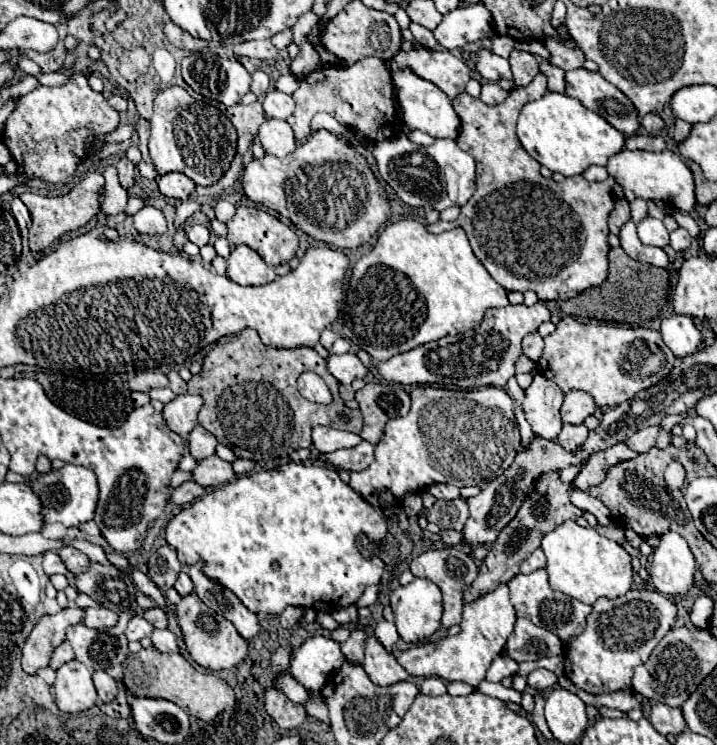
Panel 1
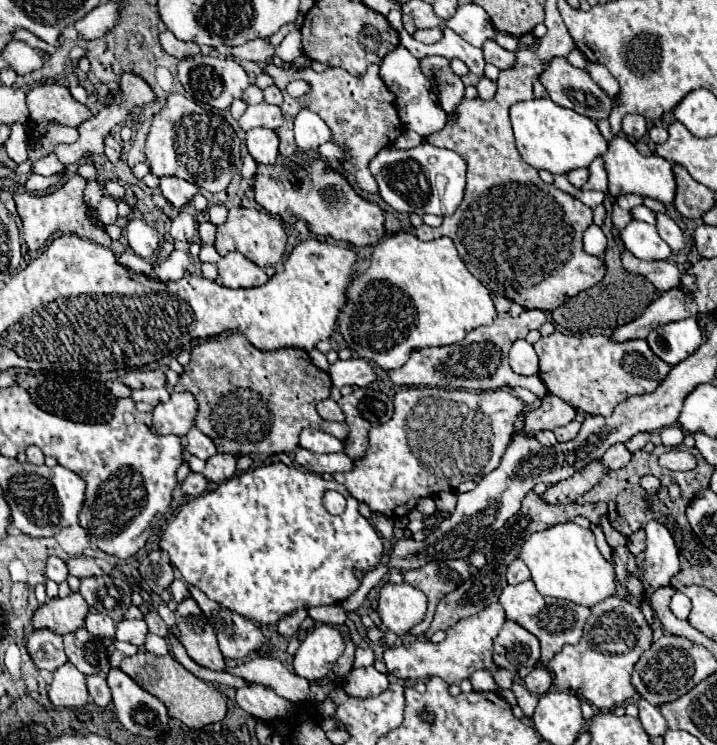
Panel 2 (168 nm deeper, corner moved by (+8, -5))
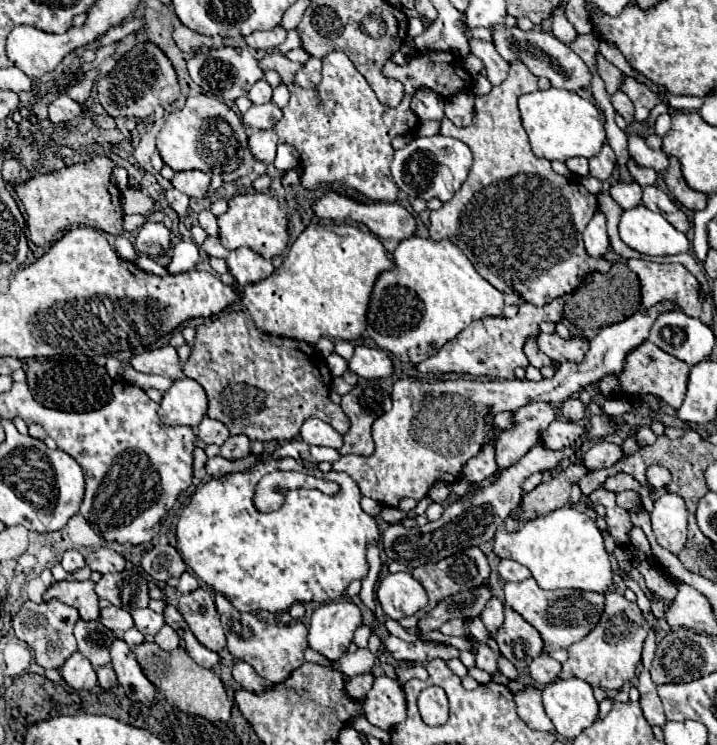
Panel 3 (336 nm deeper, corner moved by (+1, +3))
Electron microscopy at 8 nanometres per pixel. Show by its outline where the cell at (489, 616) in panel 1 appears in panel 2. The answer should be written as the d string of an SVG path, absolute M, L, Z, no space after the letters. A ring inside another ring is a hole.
M493 602L485 610L481 610L477 616L459 620L455 626L447 630L447 638L441 644L433 644L429 640L417 640L409 646L395 646L387 648L383 654L383 662L389 668L389 674L397 678L413 678L423 680L425 676L439 676L447 684L461 684L461 680L467 680L475 670L487 670L493 668L493 640L503 628L505 622L505 610L499 602Z

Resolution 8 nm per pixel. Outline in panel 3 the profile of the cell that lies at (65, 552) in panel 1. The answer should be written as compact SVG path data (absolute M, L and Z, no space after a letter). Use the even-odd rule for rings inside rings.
M96 548L86 554L86 566L94 572L122 572L124 570L124 556L116 554L112 548Z

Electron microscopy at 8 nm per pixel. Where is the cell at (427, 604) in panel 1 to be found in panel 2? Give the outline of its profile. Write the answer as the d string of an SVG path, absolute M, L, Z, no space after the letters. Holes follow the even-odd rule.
M387 582L379 592L379 618L385 628L397 636L407 634L417 622L423 620L427 610L427 596L411 584Z

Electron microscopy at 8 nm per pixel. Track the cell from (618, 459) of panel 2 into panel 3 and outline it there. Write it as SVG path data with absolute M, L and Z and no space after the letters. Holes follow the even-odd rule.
M596 442L592 446L588 446L582 454L584 466L588 470L598 470L602 466L612 466L614 462L622 460L624 450L622 444L614 444L614 442Z

